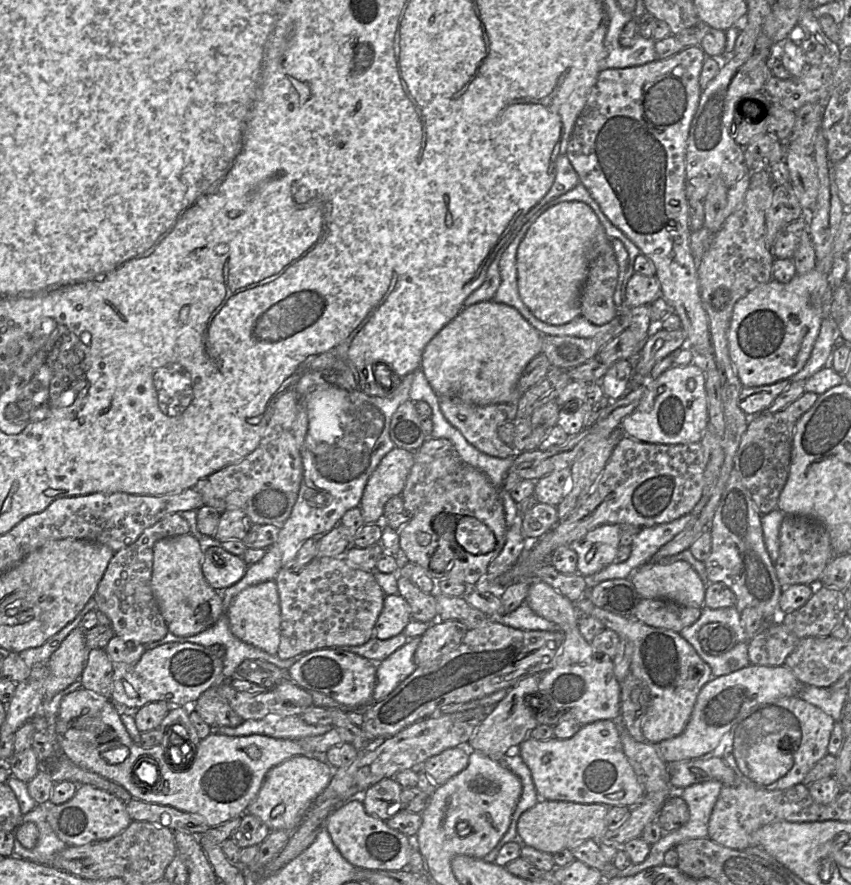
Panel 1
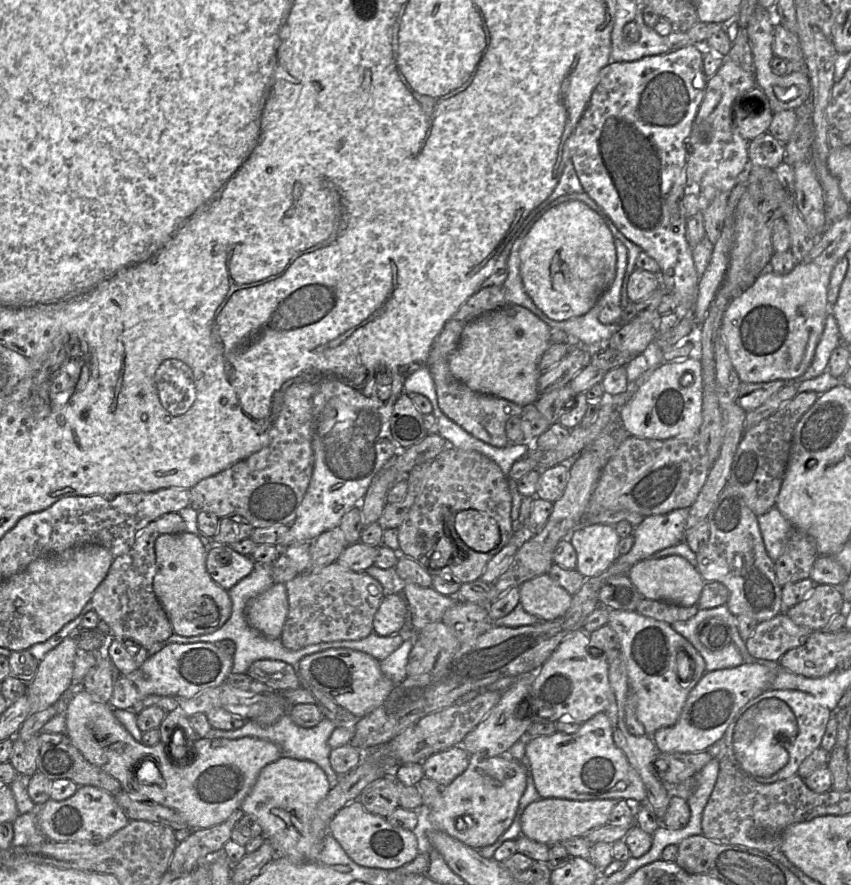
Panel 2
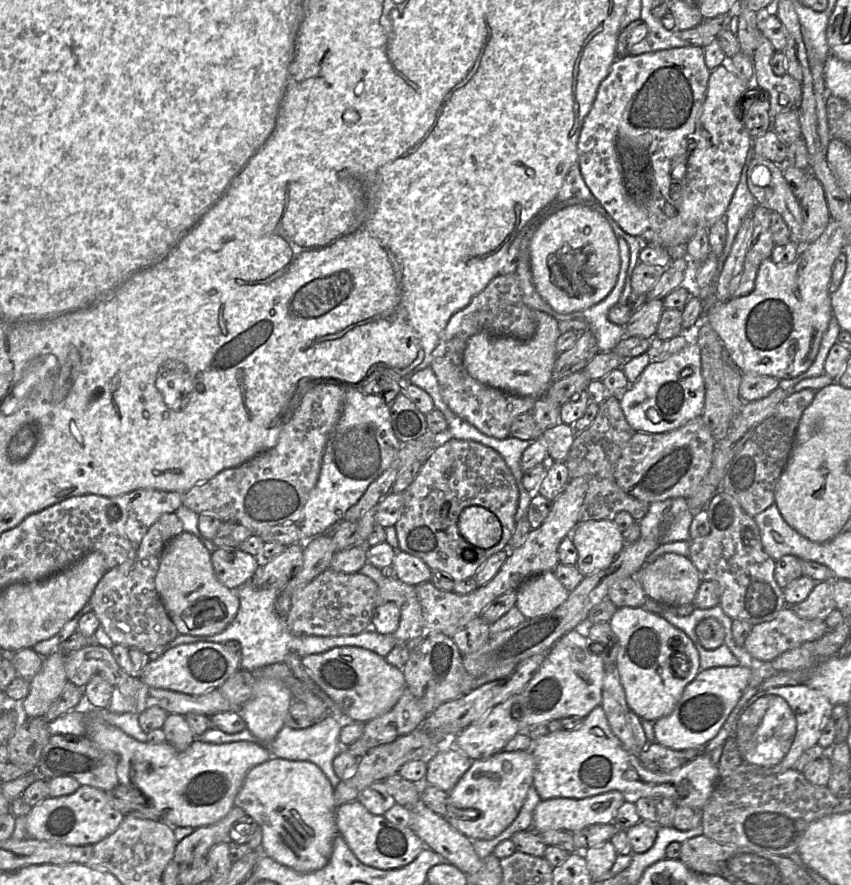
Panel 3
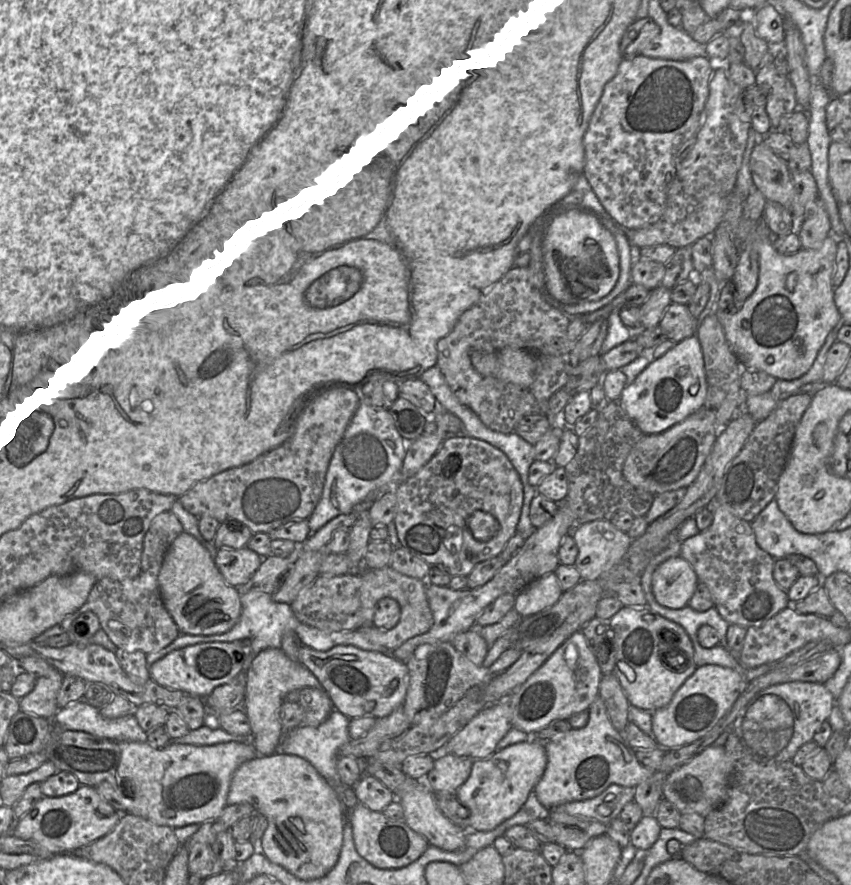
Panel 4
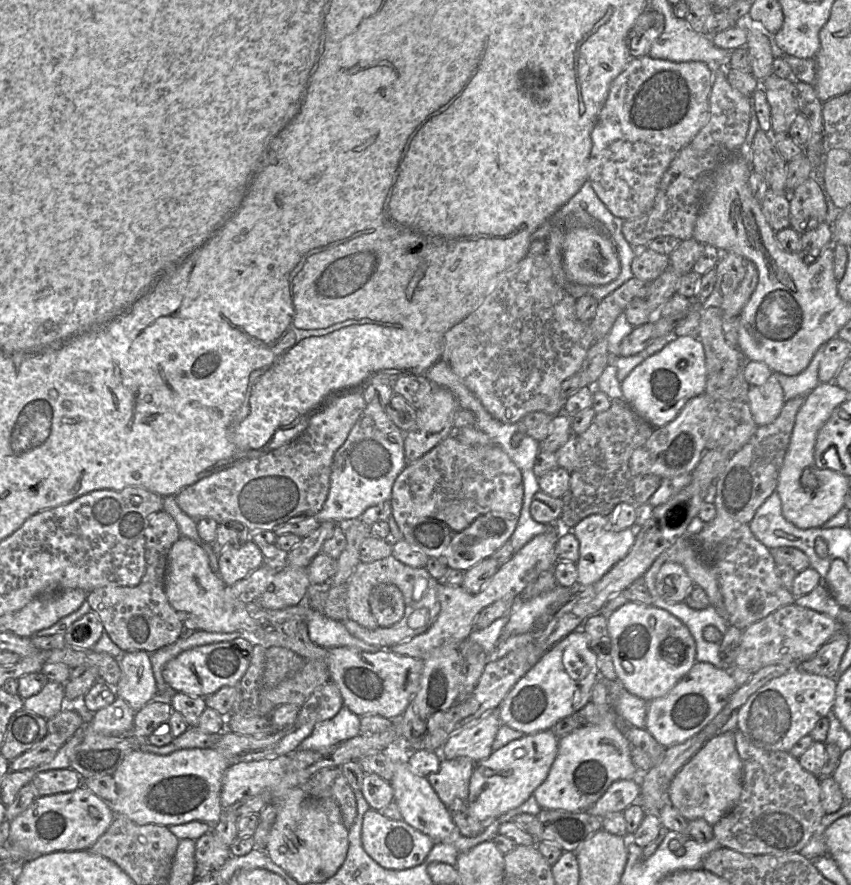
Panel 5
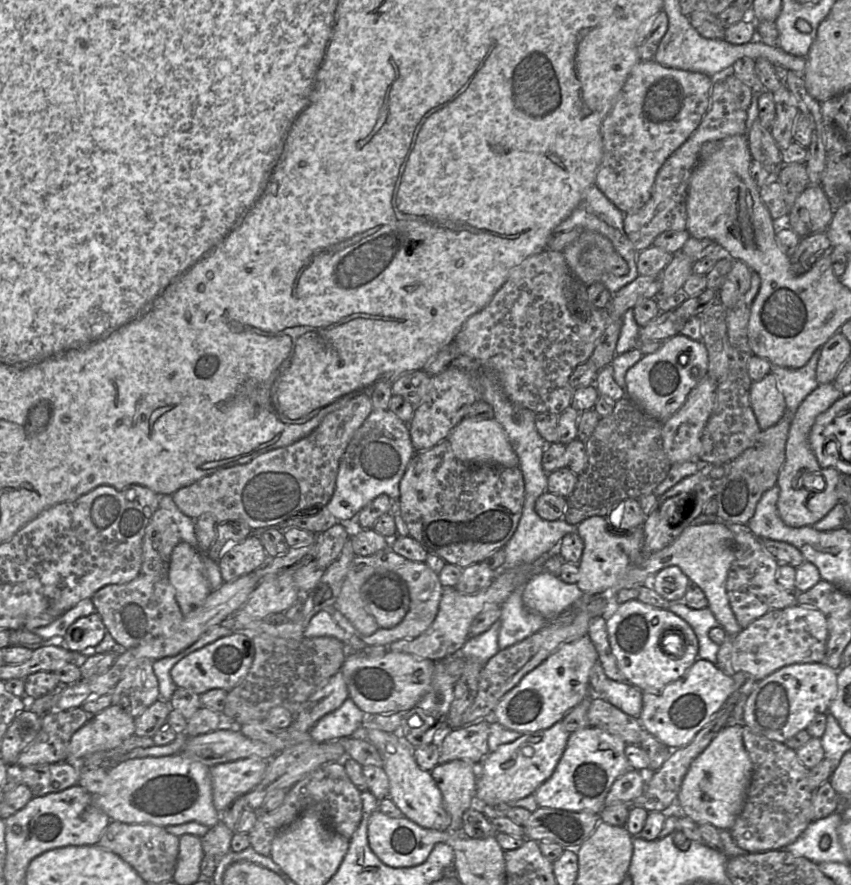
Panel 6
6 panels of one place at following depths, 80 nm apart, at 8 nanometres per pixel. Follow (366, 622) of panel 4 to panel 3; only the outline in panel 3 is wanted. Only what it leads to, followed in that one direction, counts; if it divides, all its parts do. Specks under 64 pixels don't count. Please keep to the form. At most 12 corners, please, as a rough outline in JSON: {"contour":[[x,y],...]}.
{"contour":[[385,575],[375,606],[392,601],[400,623],[397,644],[424,635],[416,587]]}

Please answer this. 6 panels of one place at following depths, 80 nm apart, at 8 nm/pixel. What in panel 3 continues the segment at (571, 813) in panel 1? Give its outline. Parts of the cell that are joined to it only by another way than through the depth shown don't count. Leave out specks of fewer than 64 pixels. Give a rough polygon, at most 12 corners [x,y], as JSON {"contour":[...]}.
{"contour":[[625,797],[541,800],[532,830],[573,833],[613,823]]}

